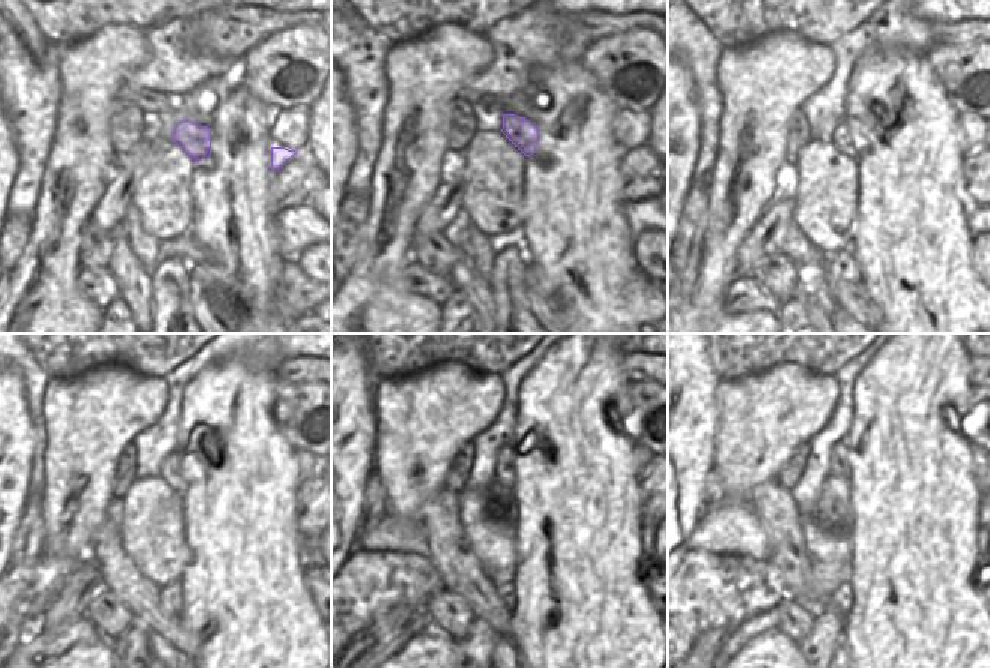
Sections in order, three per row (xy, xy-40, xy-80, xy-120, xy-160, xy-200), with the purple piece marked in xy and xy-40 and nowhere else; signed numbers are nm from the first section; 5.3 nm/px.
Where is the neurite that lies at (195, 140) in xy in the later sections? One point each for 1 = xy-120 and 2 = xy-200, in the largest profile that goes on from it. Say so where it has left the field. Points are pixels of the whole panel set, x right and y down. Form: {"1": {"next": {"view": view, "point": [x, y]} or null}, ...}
{"1": {"next": {"view": "xy-120", "point": [170, 472]}}, "2": {"next": {"view": "xy-200", "point": [840, 463]}}}

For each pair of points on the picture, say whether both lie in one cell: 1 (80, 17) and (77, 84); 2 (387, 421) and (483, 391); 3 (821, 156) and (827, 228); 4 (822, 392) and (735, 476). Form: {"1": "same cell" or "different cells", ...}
{"1": "different cells", "2": "same cell", "3": "same cell", "4": "same cell"}

